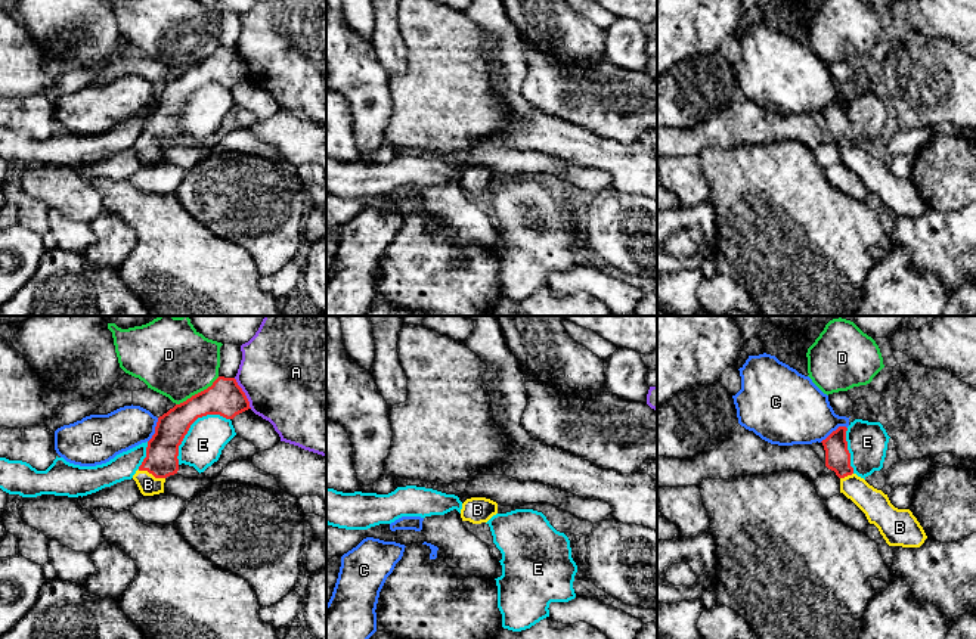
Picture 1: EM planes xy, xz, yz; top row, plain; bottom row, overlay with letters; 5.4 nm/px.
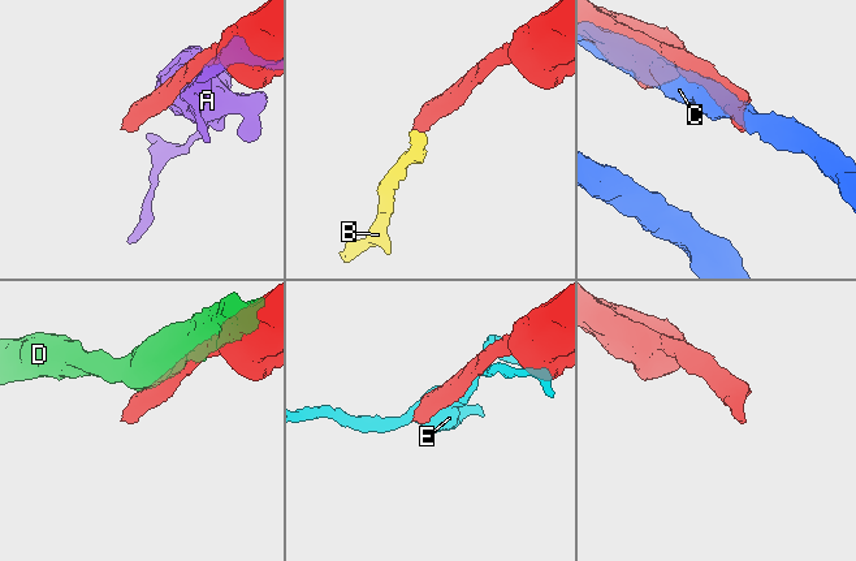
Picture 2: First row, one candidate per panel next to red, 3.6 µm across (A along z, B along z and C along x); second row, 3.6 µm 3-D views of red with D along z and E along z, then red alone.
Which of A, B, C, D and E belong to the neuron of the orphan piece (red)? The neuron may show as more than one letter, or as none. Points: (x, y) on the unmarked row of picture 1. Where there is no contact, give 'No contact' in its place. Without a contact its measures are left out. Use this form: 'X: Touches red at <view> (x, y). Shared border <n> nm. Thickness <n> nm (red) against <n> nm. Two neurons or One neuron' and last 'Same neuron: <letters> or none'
A: Touches red at xy (244, 62). Shared border 190 nm. Thickness 200 nm (red) against 500 nm. Two neurons
B: Touches red at xy (151, 142). Shared border 160 nm. Thickness 180 nm (red) against 110 nm. One neuron
C: Touches red at yz (833, 101). Shared border 170 nm. Thickness 140 nm (red) against 360 nm. Two neurons
D: Touches red at xy (198, 62). Shared border 280 nm. Thickness 200 nm (red) against 360 nm. Two neurons
E: Touches red at xy (191, 93). Shared border 380 nm. Thickness 200 nm (red) against 220 nm. Two neurons
Same neuron: B

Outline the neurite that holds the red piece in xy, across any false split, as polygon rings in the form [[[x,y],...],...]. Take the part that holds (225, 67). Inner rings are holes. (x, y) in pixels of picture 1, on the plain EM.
[[[219,46],[211,56],[159,86],[148,111],[146,127],[133,145],[140,162],[164,162],[165,148],[179,140],[179,115],[198,87],[220,84],[233,89],[248,78],[250,71],[236,49]]]

